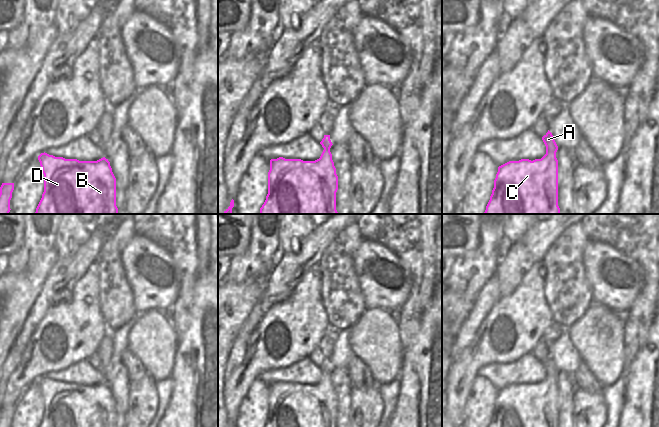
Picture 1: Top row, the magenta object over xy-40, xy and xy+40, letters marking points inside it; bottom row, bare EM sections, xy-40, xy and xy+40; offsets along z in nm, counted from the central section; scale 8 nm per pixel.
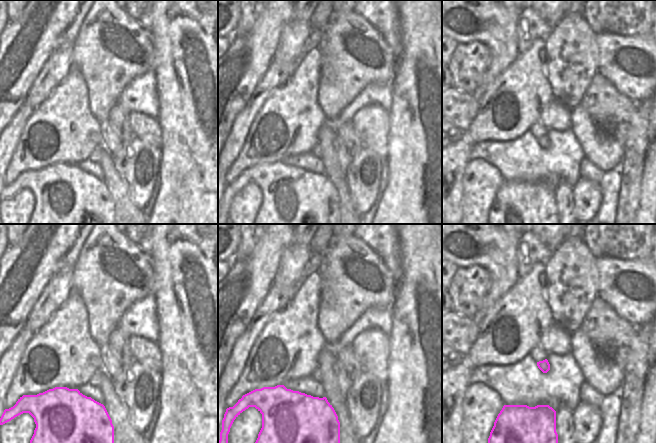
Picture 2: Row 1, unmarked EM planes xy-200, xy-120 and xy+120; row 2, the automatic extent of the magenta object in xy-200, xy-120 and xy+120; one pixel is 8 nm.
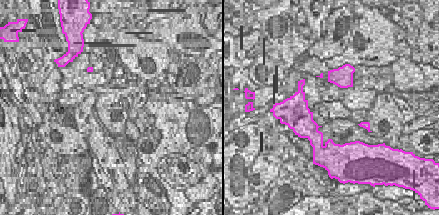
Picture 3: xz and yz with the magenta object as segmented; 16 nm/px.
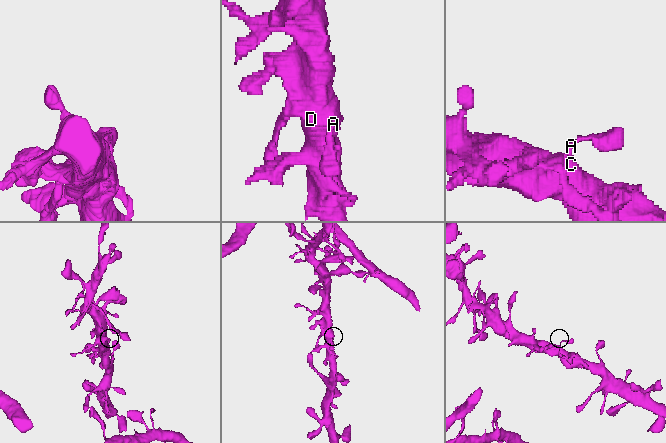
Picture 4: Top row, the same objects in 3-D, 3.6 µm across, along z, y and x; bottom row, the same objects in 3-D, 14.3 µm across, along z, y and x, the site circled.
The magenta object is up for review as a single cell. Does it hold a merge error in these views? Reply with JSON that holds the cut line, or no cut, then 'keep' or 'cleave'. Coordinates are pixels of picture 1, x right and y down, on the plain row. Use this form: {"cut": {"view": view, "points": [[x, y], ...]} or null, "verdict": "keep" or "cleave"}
{"cut": null, "verdict": "keep"}

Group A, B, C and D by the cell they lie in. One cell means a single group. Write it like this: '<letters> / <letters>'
A B C D

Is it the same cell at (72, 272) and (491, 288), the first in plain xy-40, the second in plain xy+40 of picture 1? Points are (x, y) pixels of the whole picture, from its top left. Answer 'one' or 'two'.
two

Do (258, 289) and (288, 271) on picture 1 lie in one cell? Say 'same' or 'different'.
different

